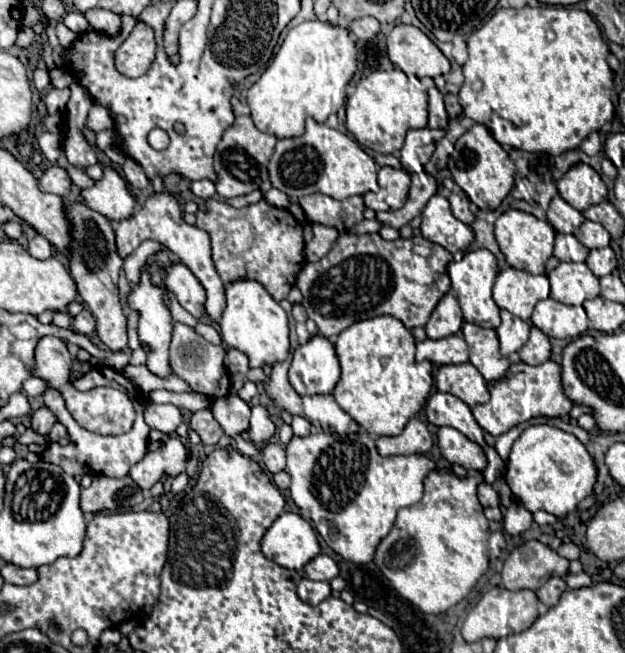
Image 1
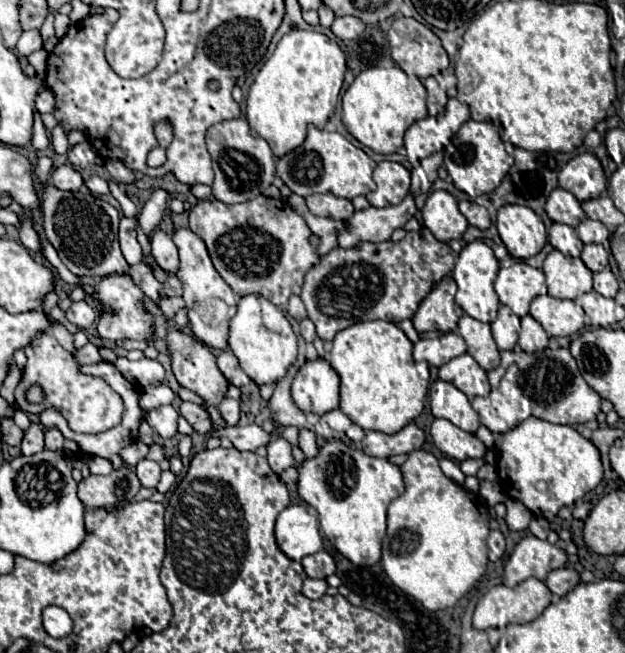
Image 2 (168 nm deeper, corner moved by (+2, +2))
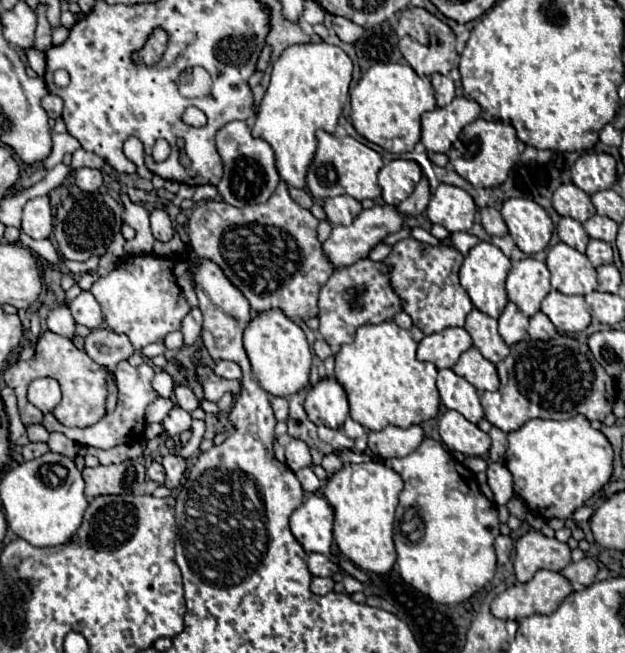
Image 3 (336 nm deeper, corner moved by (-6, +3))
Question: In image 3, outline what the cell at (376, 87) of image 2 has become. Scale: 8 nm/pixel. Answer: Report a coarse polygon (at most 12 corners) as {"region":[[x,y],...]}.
{"region":[[377,62],[350,91],[350,121],[387,152],[411,152],[430,77]]}

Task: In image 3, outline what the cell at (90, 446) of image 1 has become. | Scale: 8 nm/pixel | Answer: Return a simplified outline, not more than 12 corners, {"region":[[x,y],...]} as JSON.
{"region":[[119,362],[117,408],[89,428],[43,426],[81,446],[109,450],[143,438],[145,408],[157,398],[149,364]]}

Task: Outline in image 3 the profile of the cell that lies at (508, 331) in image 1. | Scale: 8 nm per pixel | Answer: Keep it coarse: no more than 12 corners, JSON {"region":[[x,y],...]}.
{"region":[[509,302],[499,316],[499,336],[509,346],[527,336],[529,318]]}

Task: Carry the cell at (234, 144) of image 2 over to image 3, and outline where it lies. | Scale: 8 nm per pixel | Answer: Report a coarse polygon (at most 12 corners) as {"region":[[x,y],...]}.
{"region":[[247,122],[217,132],[217,190],[237,208],[267,202],[279,184],[273,148]]}

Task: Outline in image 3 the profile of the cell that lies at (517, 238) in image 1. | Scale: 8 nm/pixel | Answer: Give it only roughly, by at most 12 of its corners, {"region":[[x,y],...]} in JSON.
{"region":[[527,198],[501,208],[509,236],[525,254],[547,248],[549,214]]}

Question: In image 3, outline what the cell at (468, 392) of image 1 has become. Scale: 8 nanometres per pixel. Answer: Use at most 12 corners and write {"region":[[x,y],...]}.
{"region":[[471,346],[453,372],[479,392],[495,392],[495,364]]}

